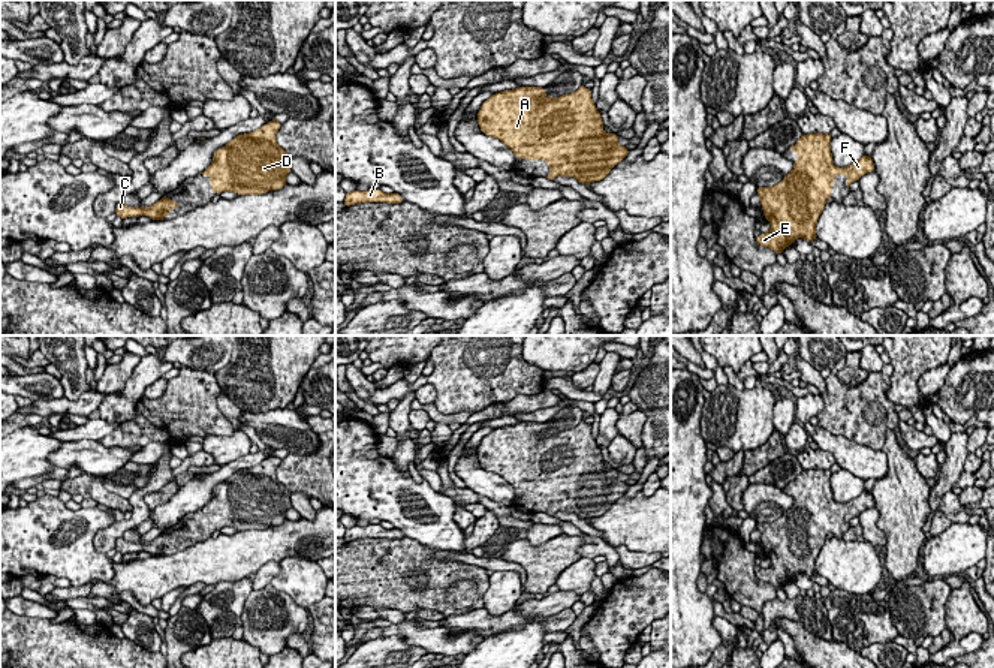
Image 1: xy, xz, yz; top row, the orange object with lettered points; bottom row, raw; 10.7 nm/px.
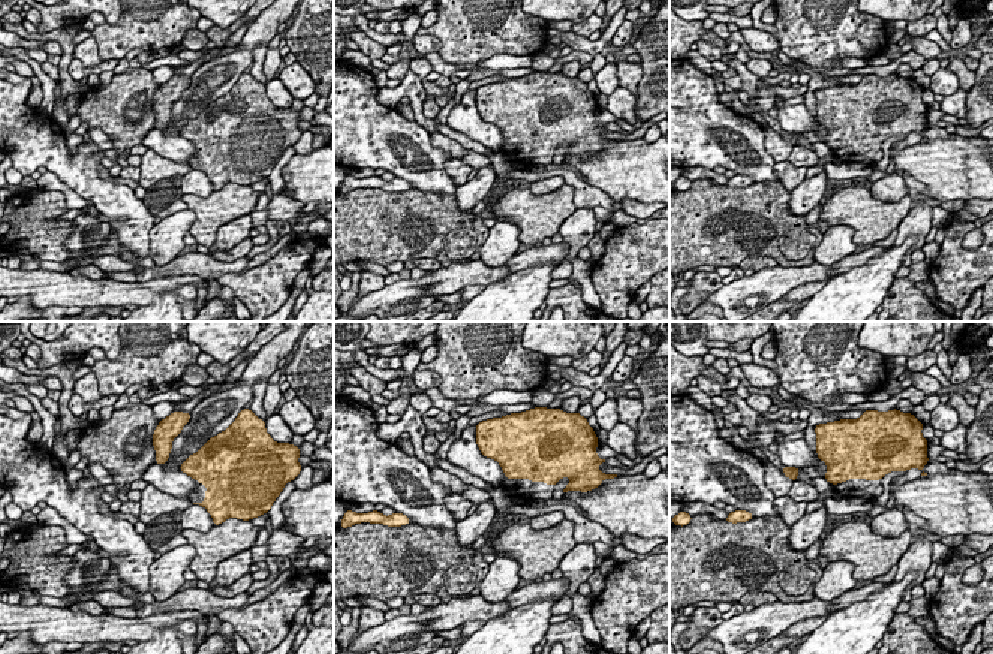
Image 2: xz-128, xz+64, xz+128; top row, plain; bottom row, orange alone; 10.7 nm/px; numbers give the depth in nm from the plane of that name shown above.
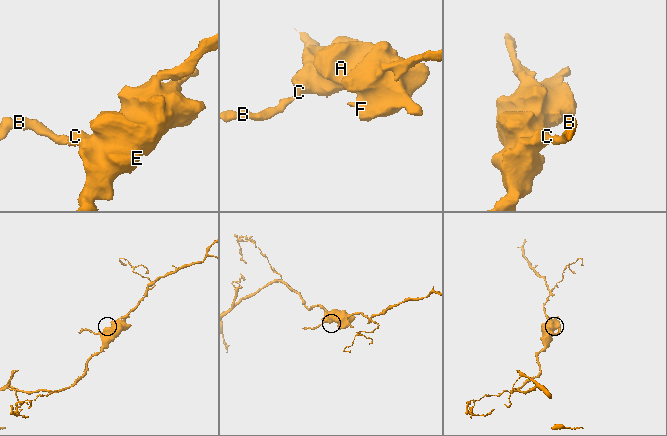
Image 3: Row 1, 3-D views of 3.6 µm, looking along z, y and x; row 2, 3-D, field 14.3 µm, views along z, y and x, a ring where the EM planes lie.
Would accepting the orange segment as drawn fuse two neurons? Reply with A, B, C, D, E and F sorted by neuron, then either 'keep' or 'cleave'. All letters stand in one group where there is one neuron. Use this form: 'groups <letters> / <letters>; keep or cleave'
groups A B C D E F; keep

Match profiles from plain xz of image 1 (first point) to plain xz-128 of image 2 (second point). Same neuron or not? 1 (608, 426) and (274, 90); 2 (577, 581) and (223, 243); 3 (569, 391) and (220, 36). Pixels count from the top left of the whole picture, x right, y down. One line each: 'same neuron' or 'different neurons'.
1: different neurons
2: same neuron
3: same neuron

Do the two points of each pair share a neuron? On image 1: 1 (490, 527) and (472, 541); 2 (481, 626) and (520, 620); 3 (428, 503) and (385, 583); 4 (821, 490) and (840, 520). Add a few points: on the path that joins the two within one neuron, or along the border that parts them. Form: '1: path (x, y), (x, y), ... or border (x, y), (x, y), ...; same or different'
1: path (485, 529), (476, 538); same
2: path (490, 625), (511, 620); same
3: border (404, 535), (439, 550); different
4: path (821, 498), (833, 512); same

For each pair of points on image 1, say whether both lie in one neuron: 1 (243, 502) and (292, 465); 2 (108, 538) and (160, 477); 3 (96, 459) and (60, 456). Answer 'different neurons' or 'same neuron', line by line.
1: different neurons
2: same neuron
3: same neuron

